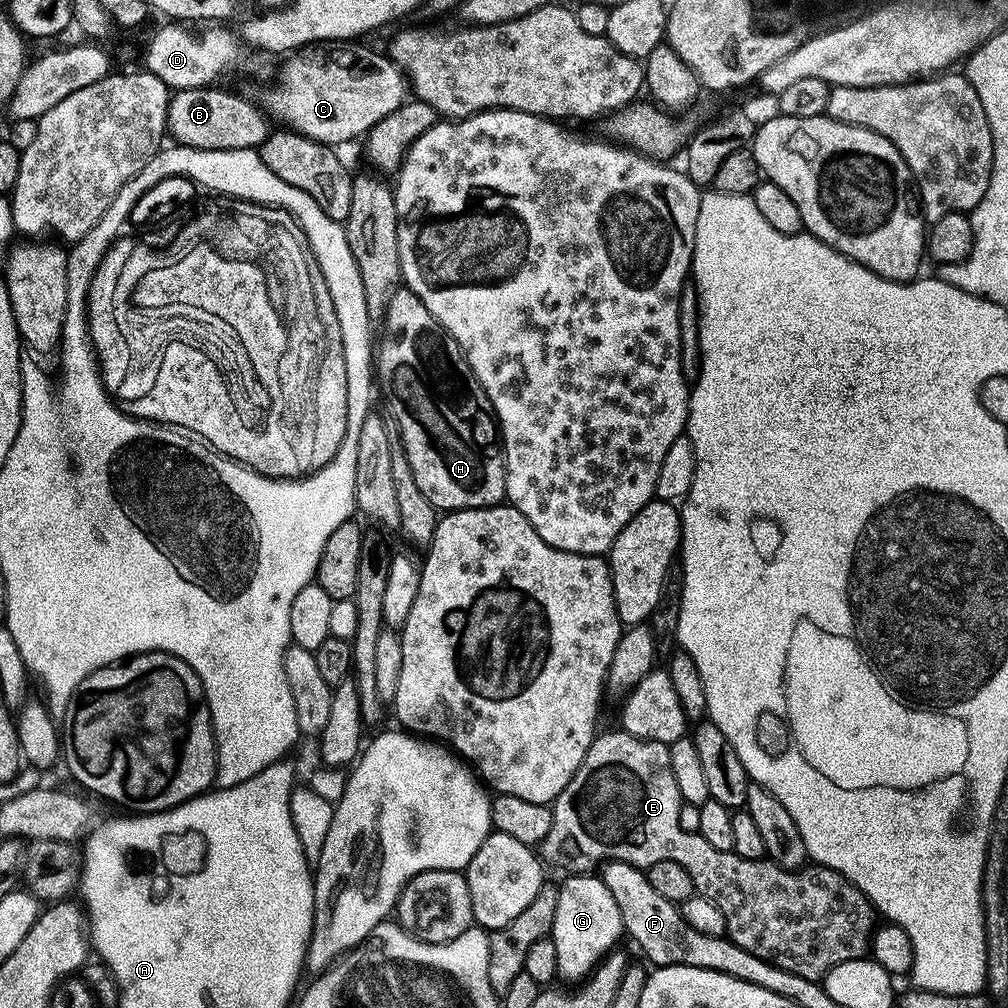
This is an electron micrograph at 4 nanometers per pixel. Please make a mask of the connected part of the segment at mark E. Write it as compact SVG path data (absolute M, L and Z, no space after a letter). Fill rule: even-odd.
M623 730L608 732L605 736L604 733L597 735L595 742L590 746L590 750L582 762L582 766L578 770L578 774L574 774L570 786L556 799L556 803L552 808L552 829L542 845L543 859L549 865L552 863L557 864L560 868L565 868L565 873L568 874L588 874L606 864L632 864L636 868L647 870L658 866L658 862L678 862L678 866L683 866L690 874L690 878L694 878L696 895L714 902L714 906L718 906L718 910L722 910L722 918L726 918L727 939L734 941L738 946L742 946L742 950L746 950L746 954L754 954L754 958L762 958L762 962L770 962L770 966L778 966L778 970L786 970L790 974L798 974L798 978L820 982L830 974L830 970L834 970L846 962L865 959L869 955L872 948L872 938L878 927L878 913L862 894L862 890L855 888L845 876L829 868L821 868L819 866L805 866L799 871L792 871L784 869L769 858L747 860L739 856L737 852L717 850L716 847L710 846L710 842L706 842L706 838L702 838L699 832L687 833L685 830L682 830L682 825L679 821L681 807L682 801L680 799L680 791L678 790L678 782L674 778L674 762L670 758L669 745L662 742L650 742L642 738L634 738L629 732Z

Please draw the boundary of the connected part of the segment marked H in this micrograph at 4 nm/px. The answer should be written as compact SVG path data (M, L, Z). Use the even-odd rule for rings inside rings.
M401 287L390 300L382 321L384 337L378 340L378 388L388 399L390 415L401 428L401 438L414 479L422 494L444 514L467 512L469 508L499 508L507 501L508 487L504 449L496 411L464 352L454 342L434 314L426 310L422 298Z

